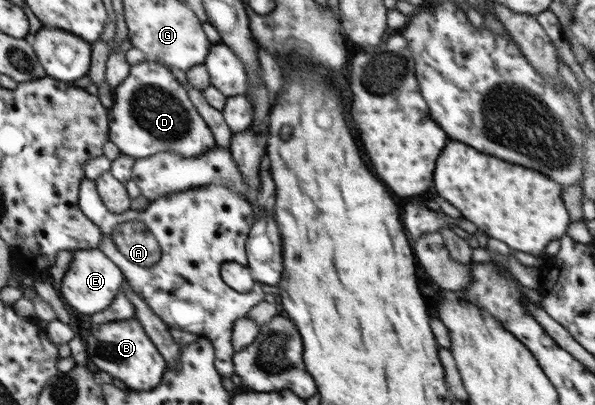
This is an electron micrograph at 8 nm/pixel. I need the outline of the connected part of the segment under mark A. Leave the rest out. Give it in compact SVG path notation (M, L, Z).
M84 178L80 185L80 195L79 203L81 211L95 224L102 233L101 241L99 242L98 248L111 260L115 265L119 266L119 269L123 272L124 279L128 281L131 289L140 295L145 303L156 313L167 325L173 329L180 329L181 331L188 331L189 333L194 333L195 335L207 337L209 341L214 345L214 364L221 377L231 377L234 371L234 361L233 361L233 344L232 329L233 324L238 319L246 317L247 312L255 307L260 301L264 300L264 292L261 288L262 283L255 282L252 290L247 293L239 293L235 291L232 287L229 287L222 278L220 274L221 266L225 262L237 262L245 267L248 267L248 257L246 254L246 238L252 225L254 224L253 208L245 197L241 197L240 193L230 190L227 184L209 184L206 186L201 186L199 188L188 189L182 192L172 193L168 196L157 198L149 204L149 206L142 211L139 210L125 210L123 213L111 213L110 209L107 209L100 199L100 195L96 190L96 183L94 180Z

